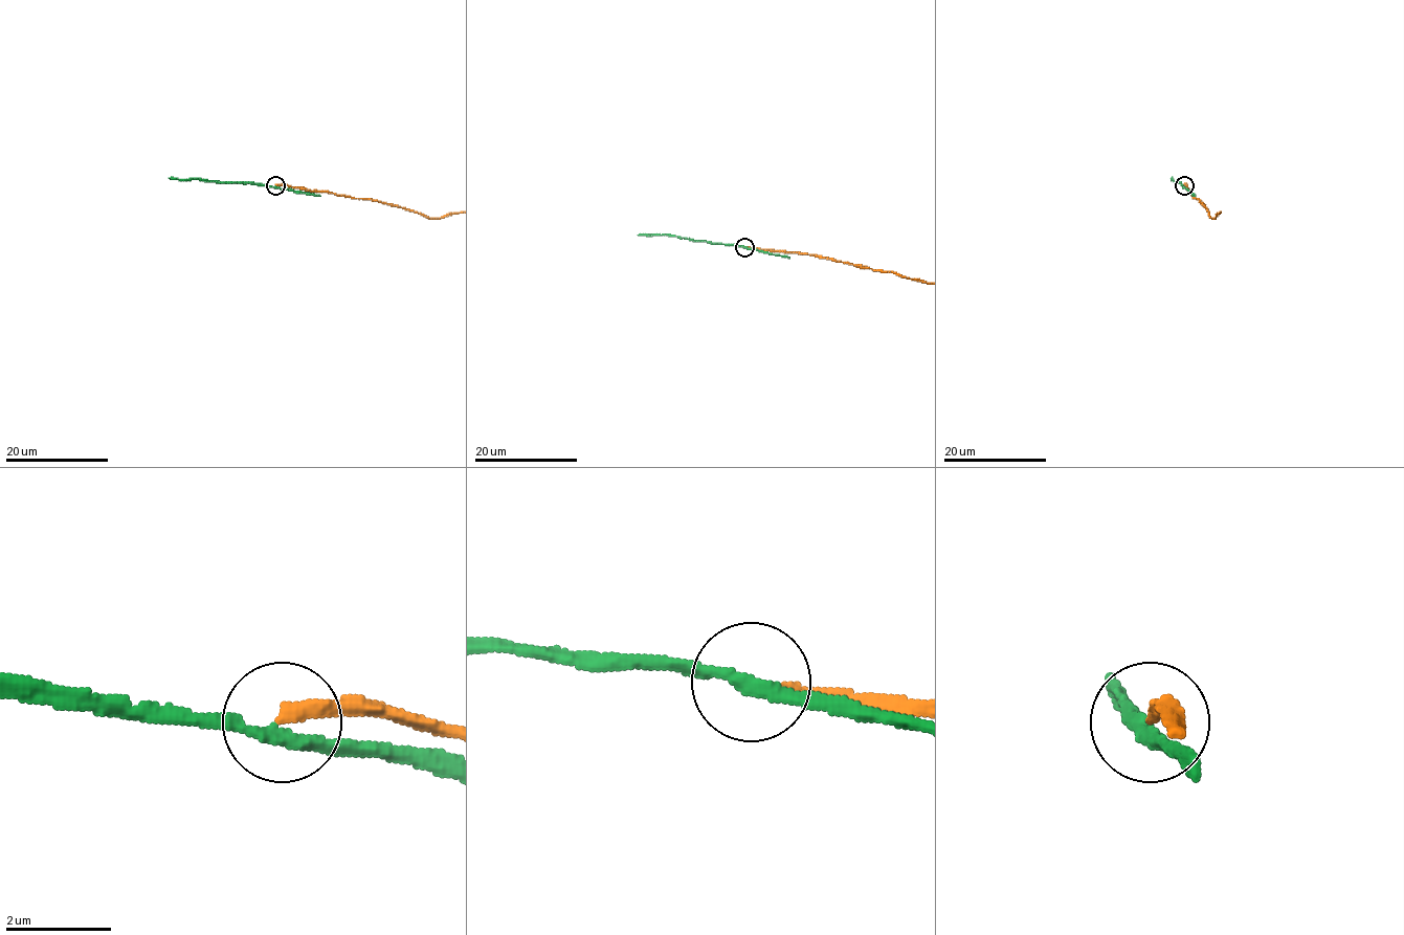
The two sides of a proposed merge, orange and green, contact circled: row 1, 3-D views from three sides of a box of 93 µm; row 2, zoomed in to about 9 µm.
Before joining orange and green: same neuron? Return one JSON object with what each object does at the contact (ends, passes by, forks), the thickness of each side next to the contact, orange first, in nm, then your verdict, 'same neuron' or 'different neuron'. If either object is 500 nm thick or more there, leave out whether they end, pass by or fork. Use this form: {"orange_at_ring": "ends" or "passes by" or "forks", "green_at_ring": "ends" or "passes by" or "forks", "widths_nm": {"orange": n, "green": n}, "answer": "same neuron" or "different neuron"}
{"orange_at_ring": "ends", "green_at_ring": "passes by", "widths_nm": {"orange": 240, "green": 240}, "answer": "different neuron"}

